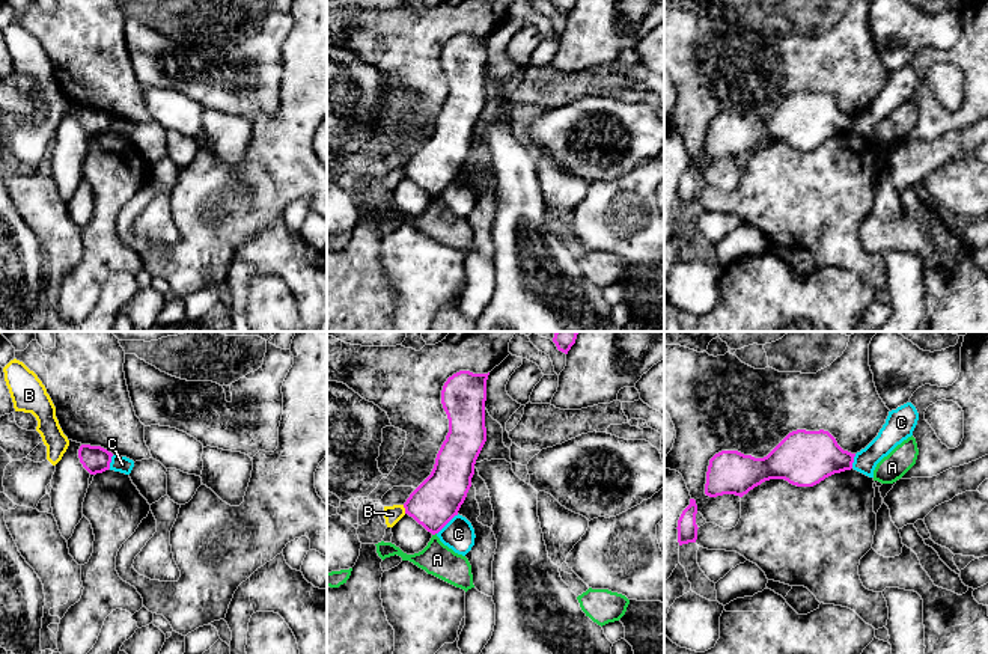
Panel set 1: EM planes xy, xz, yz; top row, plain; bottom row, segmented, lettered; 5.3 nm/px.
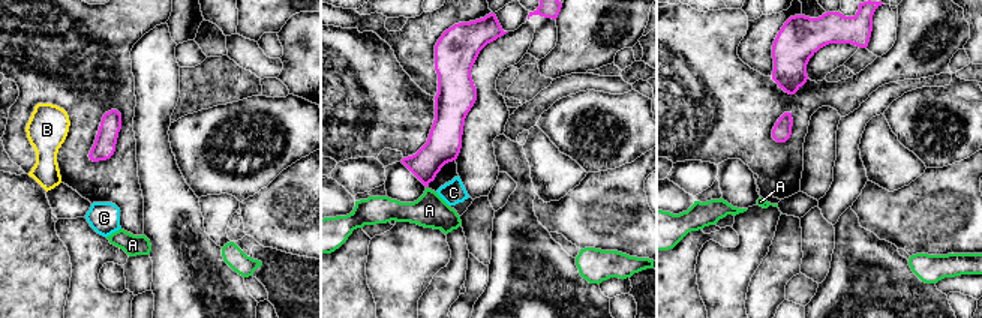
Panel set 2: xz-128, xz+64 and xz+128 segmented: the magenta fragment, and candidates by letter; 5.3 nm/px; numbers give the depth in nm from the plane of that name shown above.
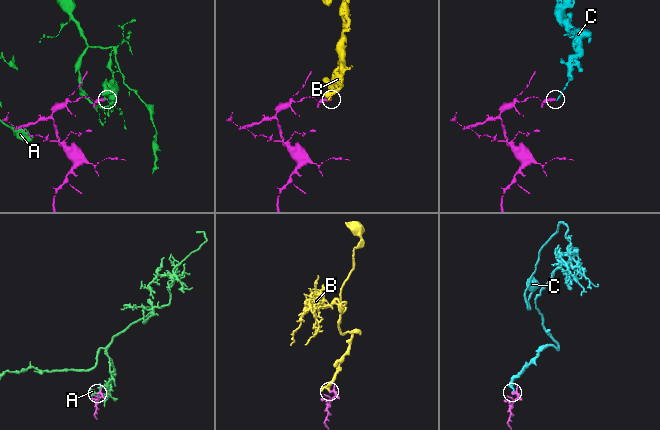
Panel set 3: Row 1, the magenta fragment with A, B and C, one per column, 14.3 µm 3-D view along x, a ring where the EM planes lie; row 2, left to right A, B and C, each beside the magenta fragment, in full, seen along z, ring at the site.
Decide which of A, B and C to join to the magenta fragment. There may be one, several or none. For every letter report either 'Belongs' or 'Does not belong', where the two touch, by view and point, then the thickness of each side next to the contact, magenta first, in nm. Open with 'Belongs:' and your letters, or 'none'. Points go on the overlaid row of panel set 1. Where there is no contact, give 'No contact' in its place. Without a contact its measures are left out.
Belongs: none
A: Does not belong. Touches magenta at xz (434, 534). Thickness 240 nm (magenta) against 170 nm
B: Does not belong. Touches magenta at xz (405, 510). Thickness 240 nm (magenta) against 90 nm
C: Does not belong. Touches magenta at xz (448, 522). Thickness 240 nm (magenta) against 170 nm

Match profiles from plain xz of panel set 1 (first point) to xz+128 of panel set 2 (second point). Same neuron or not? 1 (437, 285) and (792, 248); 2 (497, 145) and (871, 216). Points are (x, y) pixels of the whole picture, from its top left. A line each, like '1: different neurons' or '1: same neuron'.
1: different neurons
2: different neurons

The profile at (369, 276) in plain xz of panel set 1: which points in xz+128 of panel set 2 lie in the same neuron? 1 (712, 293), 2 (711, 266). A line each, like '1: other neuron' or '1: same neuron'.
1: other neuron
2: other neuron

